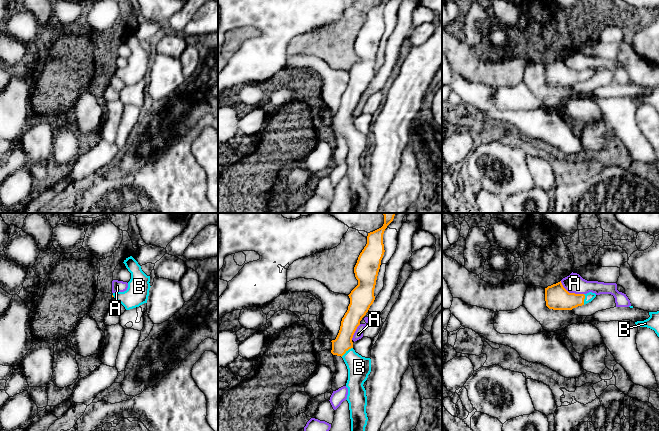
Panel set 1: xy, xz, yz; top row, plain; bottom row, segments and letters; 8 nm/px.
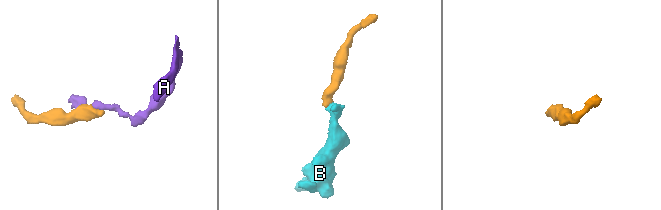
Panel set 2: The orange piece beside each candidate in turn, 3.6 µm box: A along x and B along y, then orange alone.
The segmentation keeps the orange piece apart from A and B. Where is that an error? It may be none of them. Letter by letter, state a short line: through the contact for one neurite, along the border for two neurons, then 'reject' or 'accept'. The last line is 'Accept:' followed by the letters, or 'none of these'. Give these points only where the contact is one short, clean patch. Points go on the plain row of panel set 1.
A: reject
B: xz (351, 96), (346, 108), (346, 126), (359, 143) | accept
Accept: B

